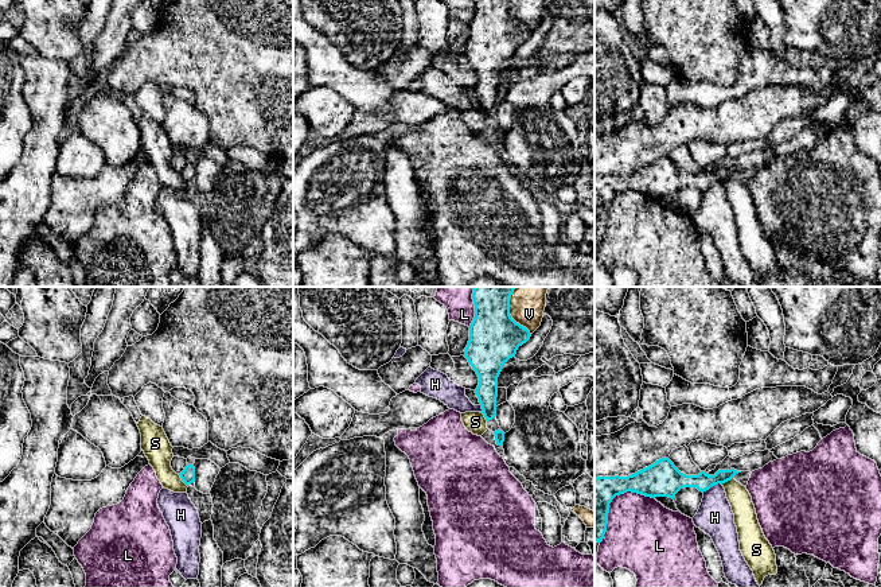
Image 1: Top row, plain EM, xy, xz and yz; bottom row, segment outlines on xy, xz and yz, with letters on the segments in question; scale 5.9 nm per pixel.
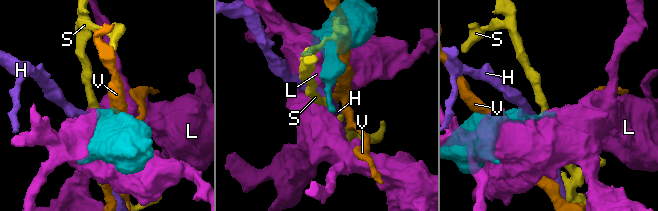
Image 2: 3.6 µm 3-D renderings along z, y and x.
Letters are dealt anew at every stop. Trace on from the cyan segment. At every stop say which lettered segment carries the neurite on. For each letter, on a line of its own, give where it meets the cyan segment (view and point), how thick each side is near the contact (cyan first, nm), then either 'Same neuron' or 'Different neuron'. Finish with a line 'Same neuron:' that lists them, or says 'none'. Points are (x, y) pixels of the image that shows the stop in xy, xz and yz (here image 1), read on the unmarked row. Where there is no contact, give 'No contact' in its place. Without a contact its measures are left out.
H: Touches cyan at yz (712, 183). Thickness 160 nm (cyan) against 220 nm. Different neuron
L: Touches cyan at yz (611, 199). Thickness 200 nm (cyan) against 400 nm. Different neuron
S: Touches cyan at xy (182, 178). Thickness 90 nm (cyan) against 160 nm. Different neuron
V: Touches cyan at xz (513, 18). Thickness 300 nm (cyan) against 160 nm. Different neuron
Same neuron: none

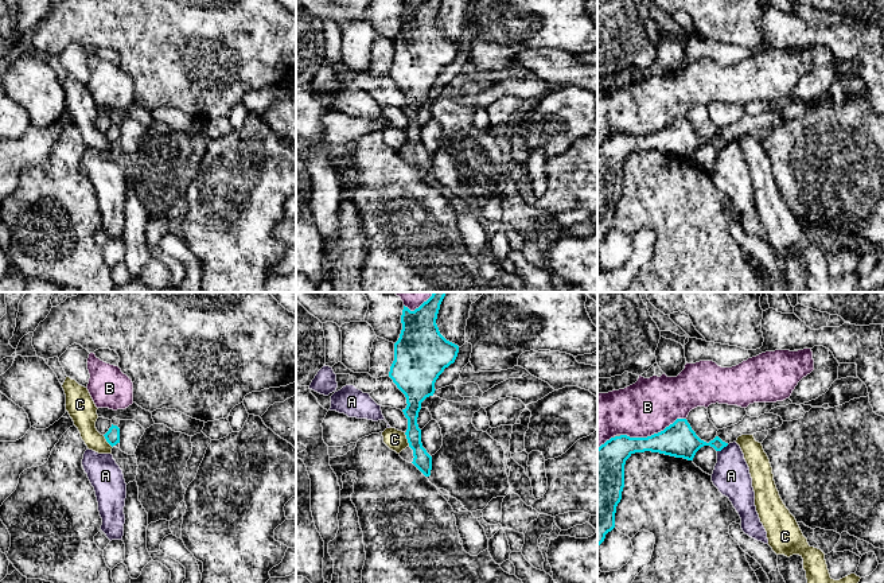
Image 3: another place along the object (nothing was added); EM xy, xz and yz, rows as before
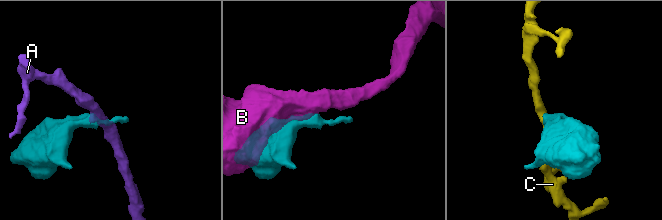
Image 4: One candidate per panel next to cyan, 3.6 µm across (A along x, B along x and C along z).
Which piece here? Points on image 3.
A: Touches cyan at yz (723, 146). Thickness 190 nm (cyan) against 220 nm. Different neuron
B: Touches cyan at yz (654, 132). Thickness 200 nm (cyan) against 320 nm. Different neuron
C: Touches cyan at xz (407, 136). Thickness 110 nm (cyan) against 120 nm. Different neuron
Same neuron: none

